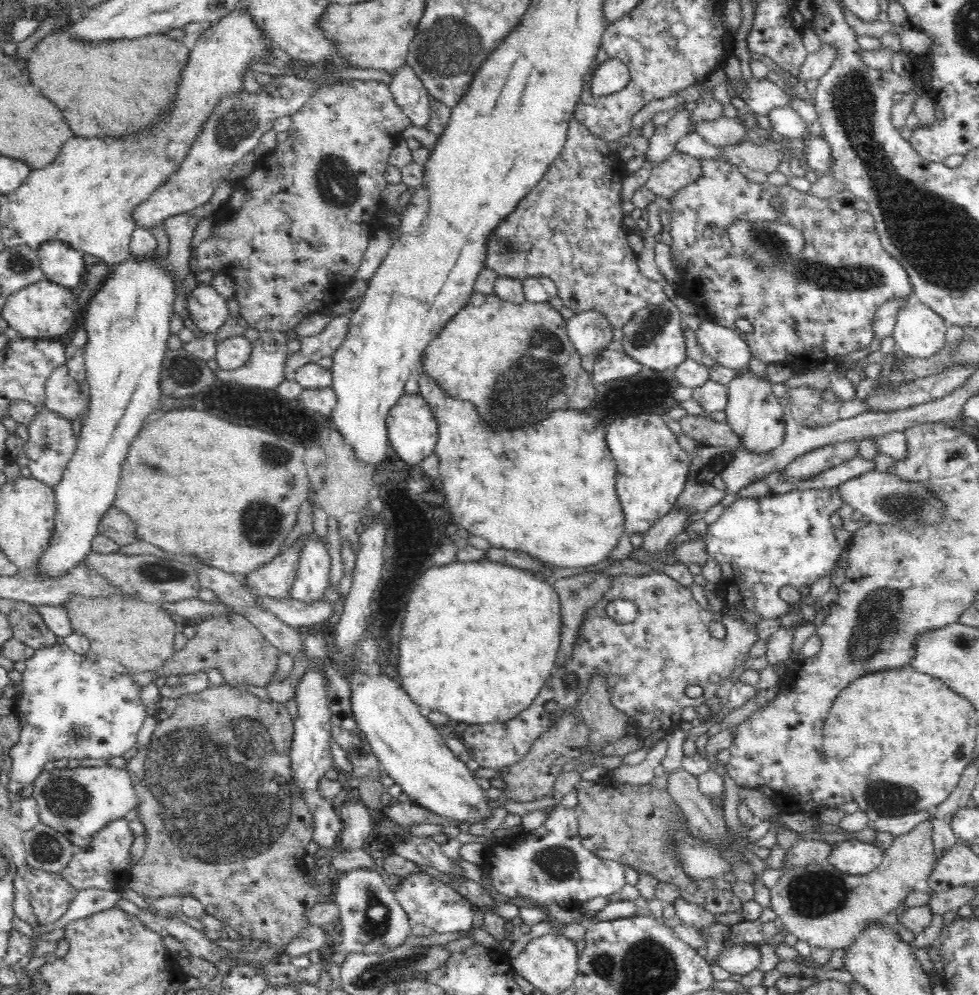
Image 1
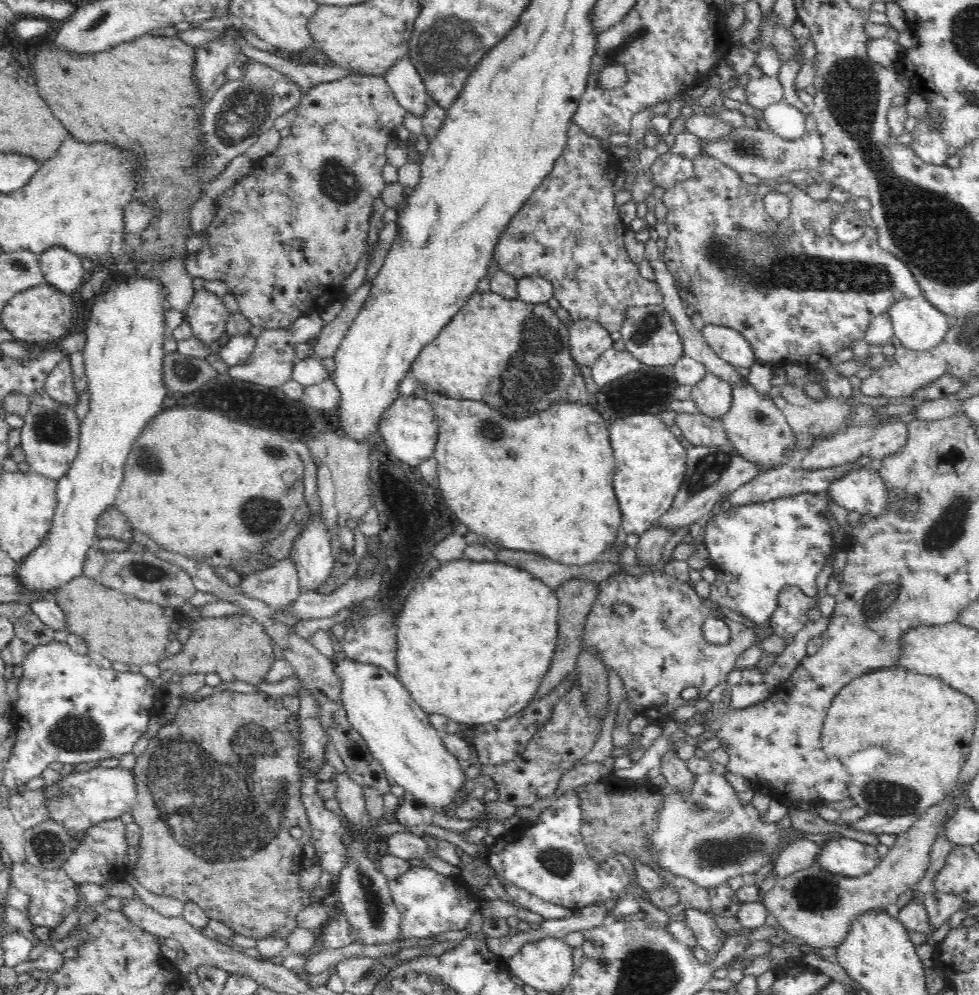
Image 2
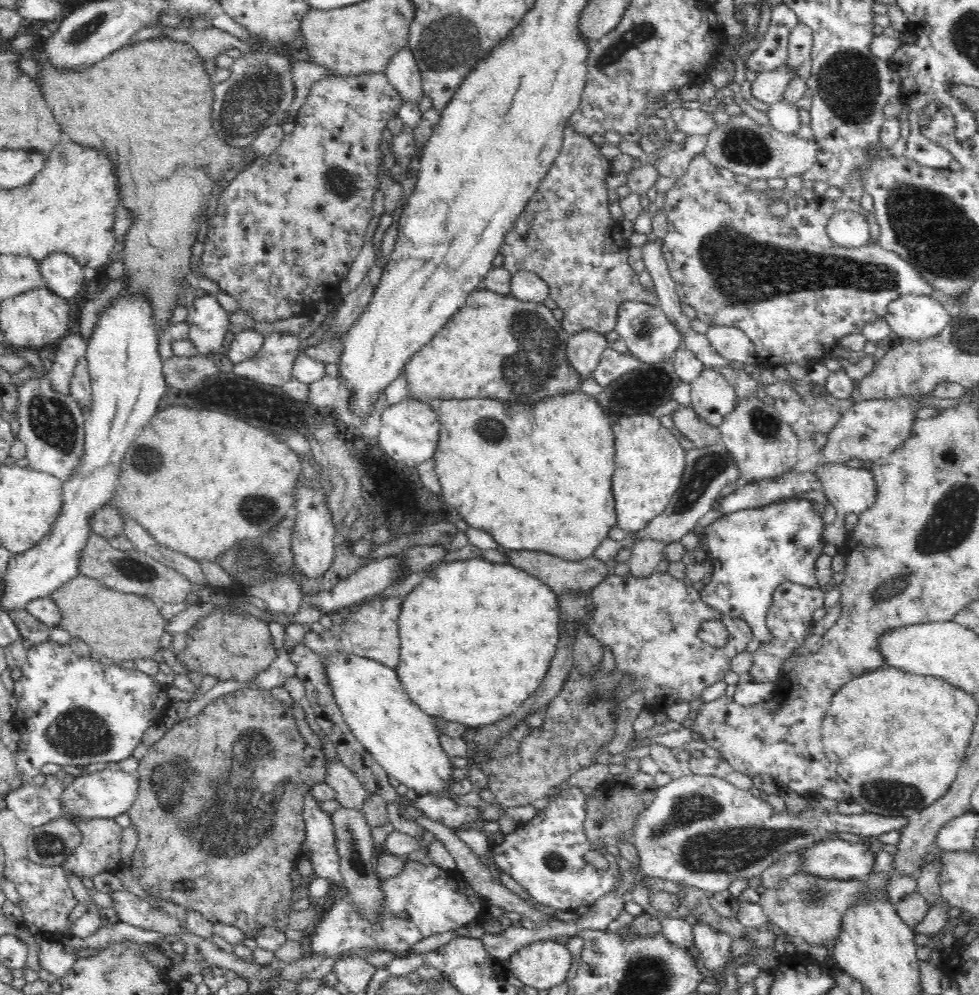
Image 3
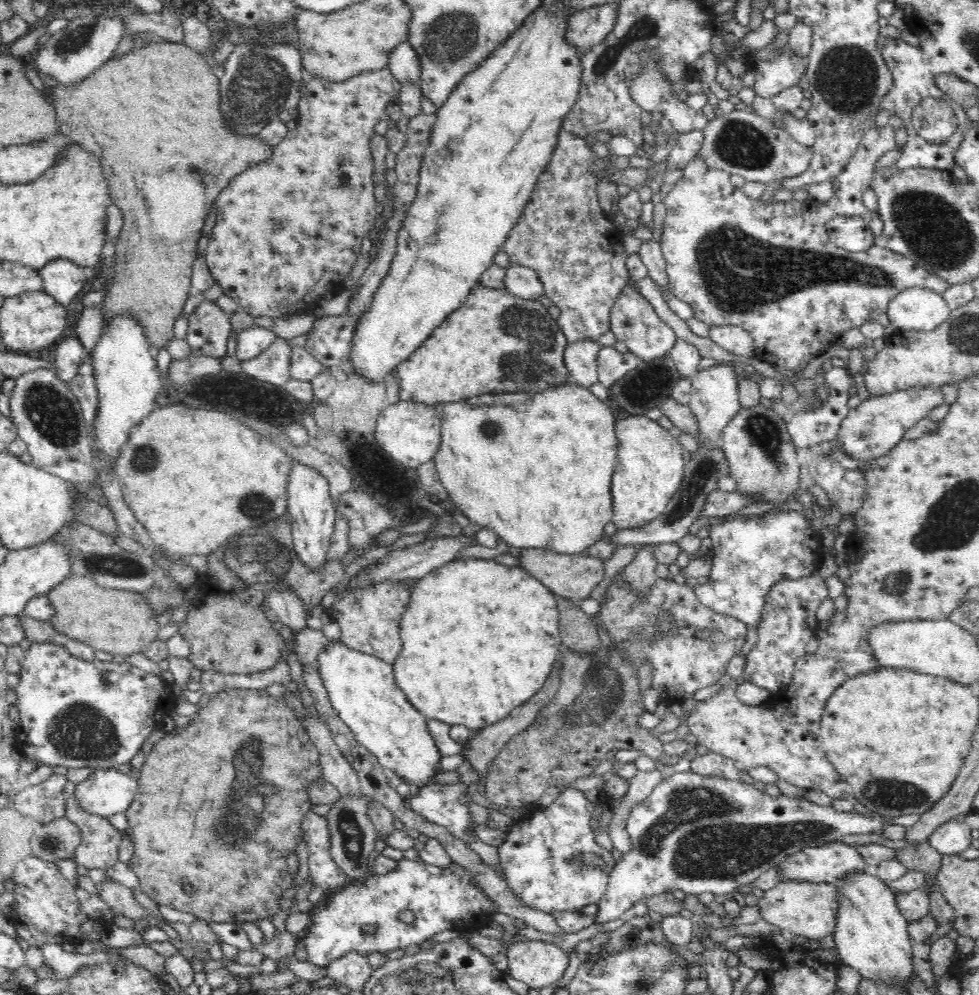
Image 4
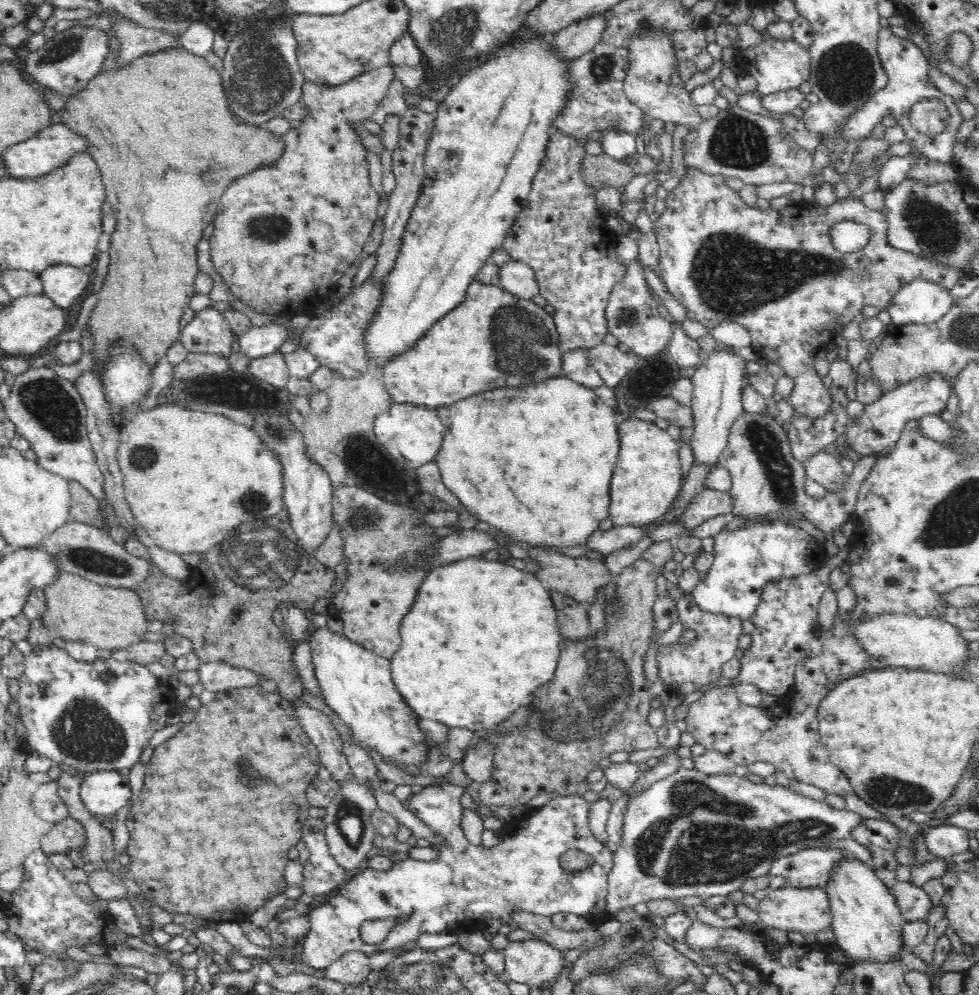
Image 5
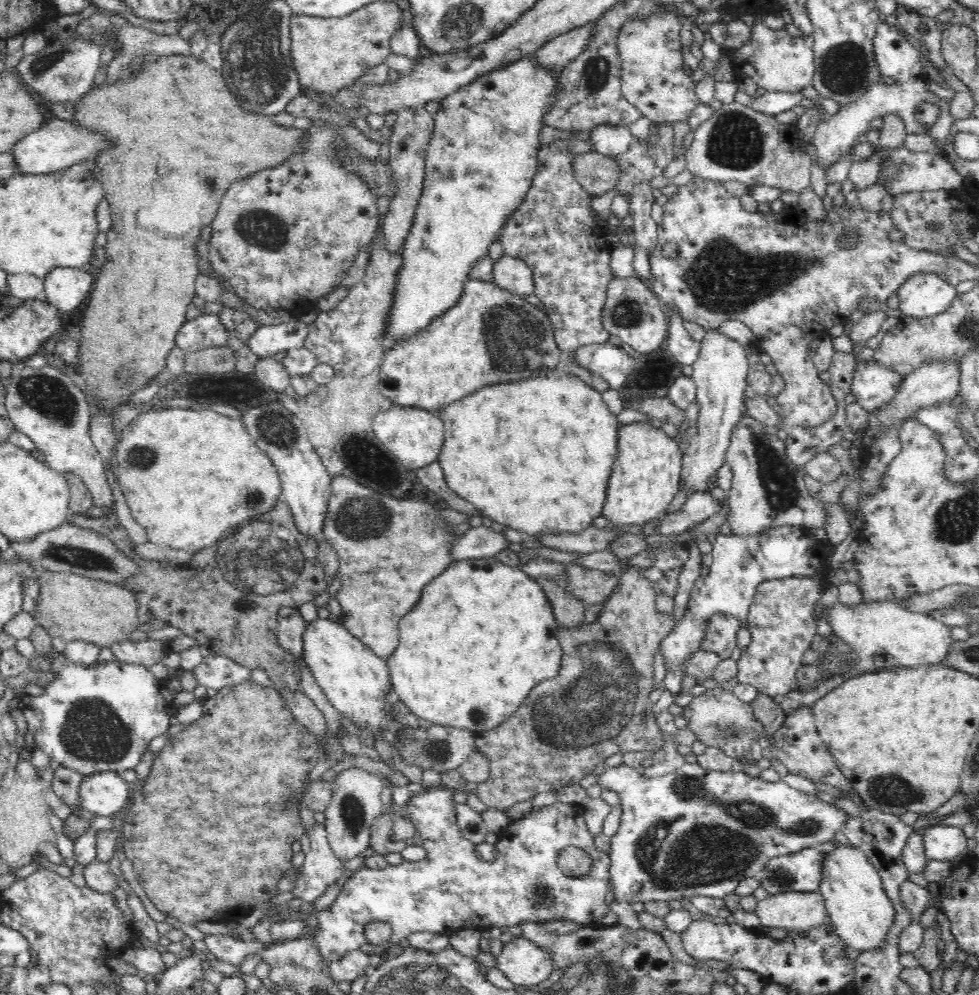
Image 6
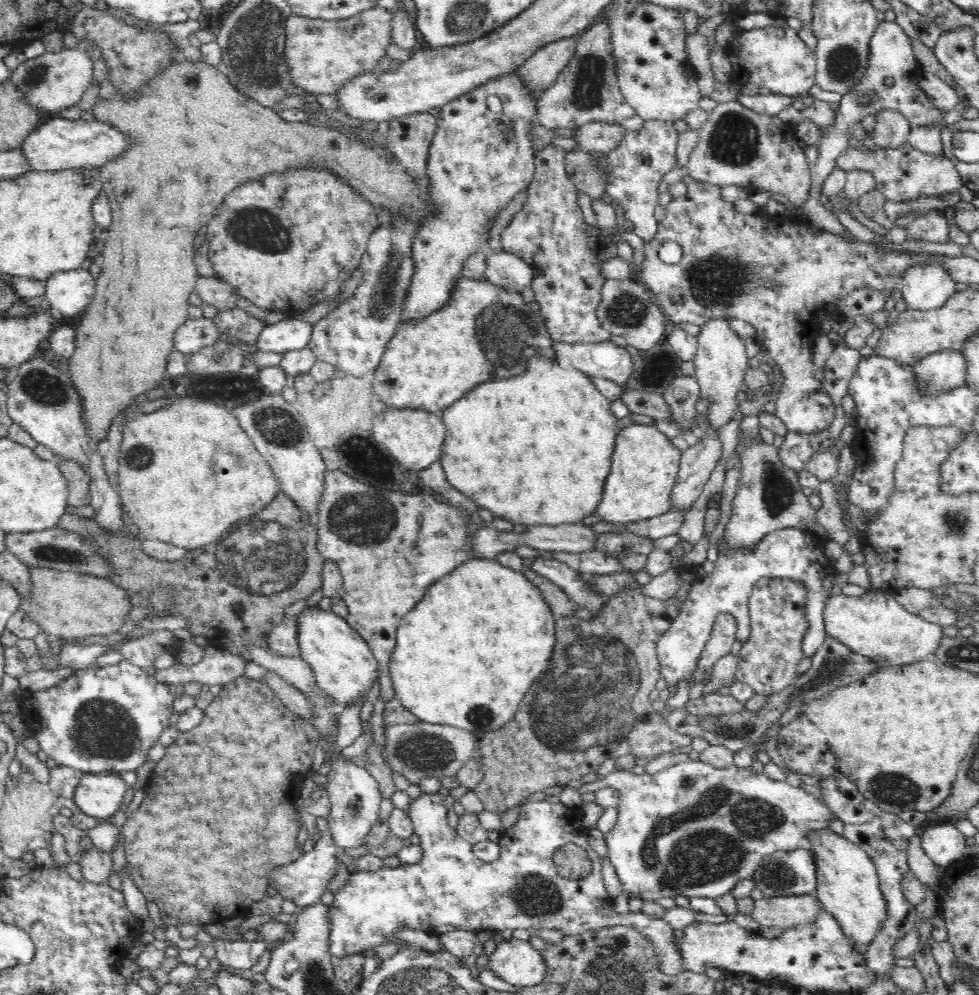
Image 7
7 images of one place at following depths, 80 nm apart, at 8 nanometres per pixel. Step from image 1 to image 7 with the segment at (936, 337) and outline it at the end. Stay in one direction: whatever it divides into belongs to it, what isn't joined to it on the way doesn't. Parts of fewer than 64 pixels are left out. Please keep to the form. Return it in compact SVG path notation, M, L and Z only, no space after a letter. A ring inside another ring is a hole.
M934 254L934 258L927 261L918 261L912 263L902 274L898 280L898 286L902 292L902 299L908 308L913 310L936 310L940 306L944 306L944 302L950 298L951 294L956 292L956 281L950 275L950 271L946 269L946 265L942 261L938 261L939 254Z

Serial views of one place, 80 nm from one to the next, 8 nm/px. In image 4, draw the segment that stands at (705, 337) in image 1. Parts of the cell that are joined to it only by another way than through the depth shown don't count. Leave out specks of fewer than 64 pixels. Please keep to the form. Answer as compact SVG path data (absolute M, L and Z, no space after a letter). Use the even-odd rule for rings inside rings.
M724 324L710 327L709 338L733 355L750 358L754 356L754 342L750 332L742 326Z

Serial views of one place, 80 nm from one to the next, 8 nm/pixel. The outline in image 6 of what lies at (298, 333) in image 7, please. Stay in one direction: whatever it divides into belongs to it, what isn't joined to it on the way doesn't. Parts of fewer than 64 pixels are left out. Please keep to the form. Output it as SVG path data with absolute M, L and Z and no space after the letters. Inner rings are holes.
M290 319L289 322L261 325L254 337L244 344L259 358L270 357L277 352L304 347L309 336L309 324L300 319Z

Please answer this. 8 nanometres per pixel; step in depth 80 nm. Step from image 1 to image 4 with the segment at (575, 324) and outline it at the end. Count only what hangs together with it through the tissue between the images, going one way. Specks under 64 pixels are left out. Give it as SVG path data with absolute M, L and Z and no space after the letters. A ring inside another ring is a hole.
M583 341L568 344L564 349L563 358L566 371L570 375L570 381L577 385L587 387L598 384L598 364L596 355L601 347L594 341Z

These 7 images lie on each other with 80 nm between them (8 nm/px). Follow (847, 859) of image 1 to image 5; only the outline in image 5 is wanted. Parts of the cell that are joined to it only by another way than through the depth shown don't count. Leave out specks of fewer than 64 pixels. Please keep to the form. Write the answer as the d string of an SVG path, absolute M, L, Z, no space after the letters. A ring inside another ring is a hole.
M824 846L818 848L806 848L796 854L775 859L770 864L770 869L765 874L767 878L767 889L778 890L778 888L795 889L818 889L825 888L829 872L834 869L835 863L842 858L842 853Z

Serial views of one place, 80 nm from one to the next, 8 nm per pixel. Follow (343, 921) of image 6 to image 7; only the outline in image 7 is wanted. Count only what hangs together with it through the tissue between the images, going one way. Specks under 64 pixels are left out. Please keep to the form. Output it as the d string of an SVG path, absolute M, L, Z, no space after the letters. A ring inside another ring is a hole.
M438 792L435 794L422 793L418 798L414 800L412 799L409 806L407 814L409 815L410 821L413 823L415 834L418 835L421 840L420 846L423 849L423 858L421 862L418 862L418 864L412 864L411 866L406 865L394 869L385 867L381 870L378 870L377 872L354 873L350 876L350 878L348 878L346 886L344 886L342 890L338 890L338 892L334 895L334 900L330 906L330 913L333 921L330 934L330 953L332 953L332 956L350 956L350 954L362 953L364 951L374 949L376 946L381 945L388 940L392 940L392 934L394 934L394 932L396 932L400 926L408 926L413 930L421 930L436 936L440 936L442 934L446 934L446 932L451 932L454 930L480 932L480 928L488 928L488 933L499 933L504 930L527 930L531 933L537 933L540 930L556 930L556 933L562 934L563 937L578 937L579 935L589 933L590 931L623 925L634 928L634 930L638 932L638 935L642 935L646 941L650 941L650 944L656 953L657 961L659 962L658 970L662 975L665 974L666 976L680 976L680 974L684 974L686 972L687 968L685 962L682 959L682 953L680 954L680 948L678 948L678 944L676 944L676 932L674 932L675 929L671 928L666 920L646 916L646 914L642 914L642 912L633 913L630 911L614 911L614 908L612 907L612 899L610 899L610 896L608 896L608 890L606 890L606 887L604 887L605 885L602 876L602 858L596 852L594 852L594 850L592 850L590 847L590 844L588 844L588 830L583 826L579 810L568 808L568 806L564 806L561 801L558 802L558 804L552 804L552 802L546 802L546 800L540 800L537 802L534 801L530 802L529 804L524 804L524 806L522 806L518 821L510 828L503 830L500 834L500 858L498 858L498 860L494 860L494 862L484 862L484 860L480 860L480 858L476 858L476 856L474 856L474 852L472 852L473 845L469 844L467 840L464 840L458 836L456 827L454 825L452 812L445 807L444 801L444 796L441 796ZM569 842L573 842L586 851L588 857L590 858L591 864L593 865L590 874L588 876L579 878L578 880L560 876L556 871L556 867L554 867L554 862L552 861L554 852L556 852L560 846L564 846L564 844L568 844Z

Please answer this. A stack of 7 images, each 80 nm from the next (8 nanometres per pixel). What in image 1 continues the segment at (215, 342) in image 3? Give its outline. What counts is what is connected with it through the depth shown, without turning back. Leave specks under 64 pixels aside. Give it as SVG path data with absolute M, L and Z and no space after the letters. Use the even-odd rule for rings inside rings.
M209 283L196 286L191 292L187 308L194 325L205 335L216 336L230 317L227 300Z

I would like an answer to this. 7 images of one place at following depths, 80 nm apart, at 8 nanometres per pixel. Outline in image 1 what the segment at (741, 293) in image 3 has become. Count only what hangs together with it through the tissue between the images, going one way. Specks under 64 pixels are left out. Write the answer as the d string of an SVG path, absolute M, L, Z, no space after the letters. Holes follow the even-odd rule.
M699 159L699 166L701 166L700 174L698 178L695 178L694 182L686 183L686 186L682 186L678 189L678 192L670 199L670 220L671 220L671 236L672 244L670 244L671 263L674 270L679 276L679 282L677 285L677 292L681 297L684 297L690 302L694 303L696 314L706 321L718 324L722 327L730 328L734 331L738 331L736 328L736 321L738 319L744 319L749 321L754 327L754 332L747 335L742 334L743 340L749 345L754 358L761 360L767 367L771 367L774 364L784 364L794 370L814 370L819 368L826 360L832 360L834 357L850 355L852 352L864 350L867 346L870 346L874 340L874 331L872 331L872 324L876 315L879 312L883 304L891 301L906 301L909 298L914 298L914 285L910 281L910 275L902 266L901 262L898 262L897 258L894 258L889 252L883 249L881 245L879 234L875 229L875 220L869 211L860 211L849 205L847 202L840 202L836 197L822 199L812 196L809 192L802 192L794 189L789 184L783 186L777 186L770 184L768 181L764 183L756 183L748 180L743 171L737 166L730 164L728 161L722 159ZM780 196L784 203L782 208L778 211L774 209L774 206L770 203L772 198ZM735 221L744 221L754 224L754 222L772 222L780 221L786 225L793 226L796 230L802 233L804 244L802 250L792 255L786 255L779 261L762 262L758 263L757 267L752 266L754 262L754 253L738 253L737 246L734 245L733 238L730 238L728 230L730 225Z

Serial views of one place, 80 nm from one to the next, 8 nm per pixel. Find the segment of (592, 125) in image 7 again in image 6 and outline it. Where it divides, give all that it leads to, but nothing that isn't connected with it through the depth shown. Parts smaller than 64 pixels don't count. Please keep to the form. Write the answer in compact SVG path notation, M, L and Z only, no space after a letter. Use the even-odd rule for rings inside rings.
M599 124L589 131L588 144L590 144L592 152L610 157L625 151L633 137L627 126Z

